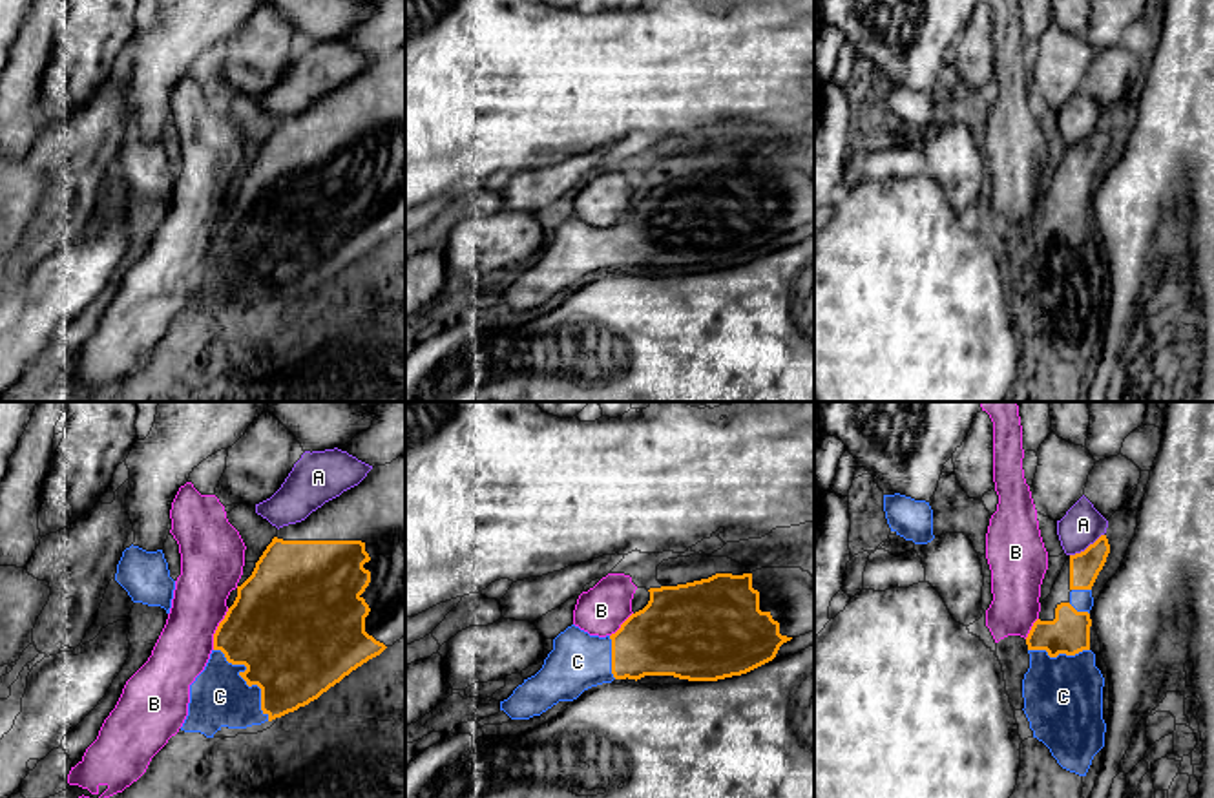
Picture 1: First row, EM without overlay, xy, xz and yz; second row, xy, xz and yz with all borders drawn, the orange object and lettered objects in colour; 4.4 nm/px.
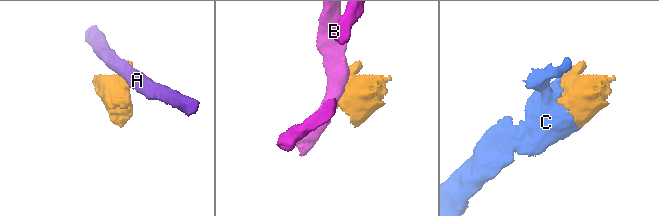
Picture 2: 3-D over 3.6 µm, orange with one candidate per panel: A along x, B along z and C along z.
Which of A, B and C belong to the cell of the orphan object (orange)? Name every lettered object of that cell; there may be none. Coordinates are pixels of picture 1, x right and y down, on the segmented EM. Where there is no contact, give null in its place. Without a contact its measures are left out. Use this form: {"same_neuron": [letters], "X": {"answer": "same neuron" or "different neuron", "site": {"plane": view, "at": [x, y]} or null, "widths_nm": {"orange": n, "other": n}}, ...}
{"same_neuron": ["C"], "A": {"answer": "different neuron", "site": {"plane": "yz", "at": [1088, 546]}, "widths_nm": {"orange": 140, "other": 180}}, "B": {"answer": "different neuron", "site": {"plane": "xy", "at": [218, 629]}, "widths_nm": {"orange": 420, "other": 240}}, "C": {"answer": "same neuron", "site": {"plane": "xy", "at": [245, 680]}, "widths_nm": {"orange": 440, "other": 260}}}

